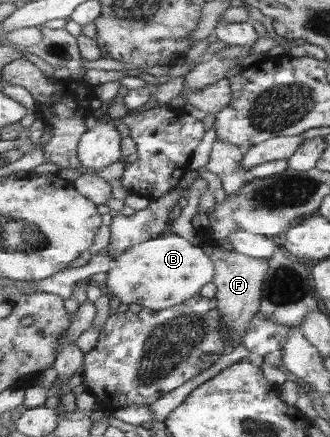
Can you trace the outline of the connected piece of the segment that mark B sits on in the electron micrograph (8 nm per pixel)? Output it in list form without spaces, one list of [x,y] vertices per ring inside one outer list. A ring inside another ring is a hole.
[[[170,231],[156,239],[150,239],[145,243],[138,243],[138,245],[130,247],[124,255],[117,257],[114,263],[113,268],[107,272],[106,281],[101,284],[103,289],[117,297],[121,303],[127,305],[136,303],[142,308],[146,307],[156,311],[168,309],[197,296],[206,283],[213,281],[216,273],[214,260],[205,253],[204,246],[196,247],[188,239],[178,237]]]

